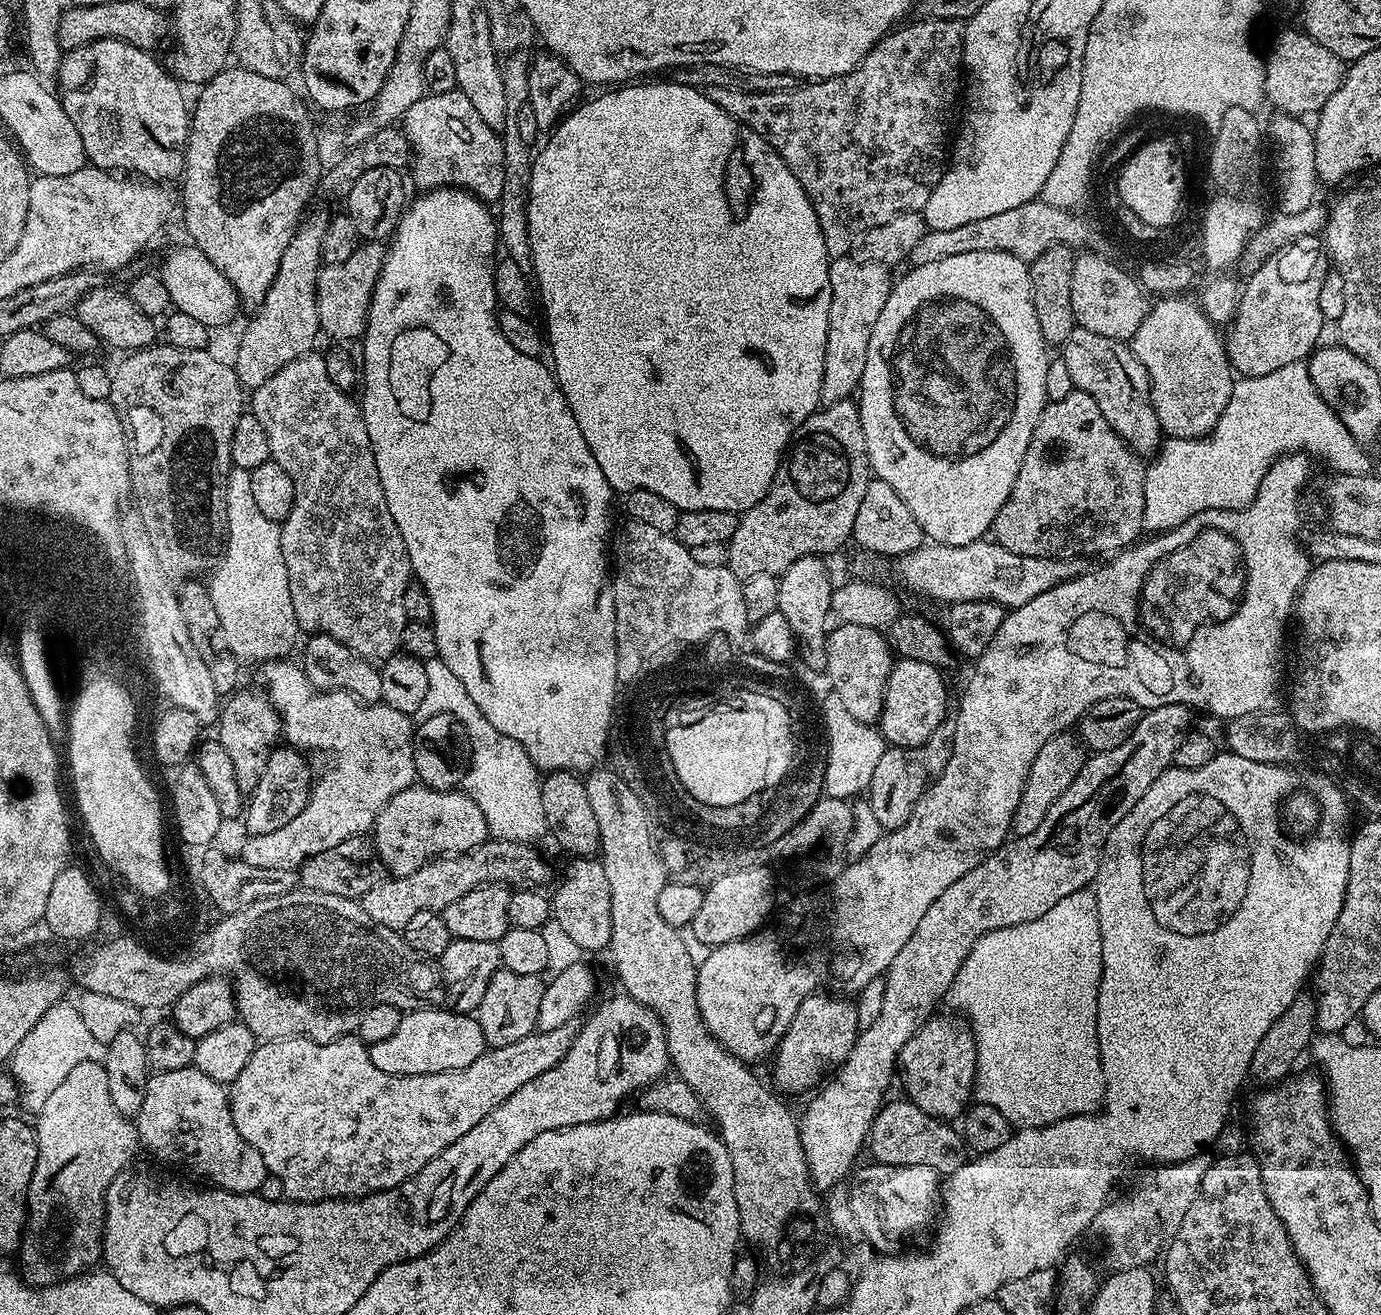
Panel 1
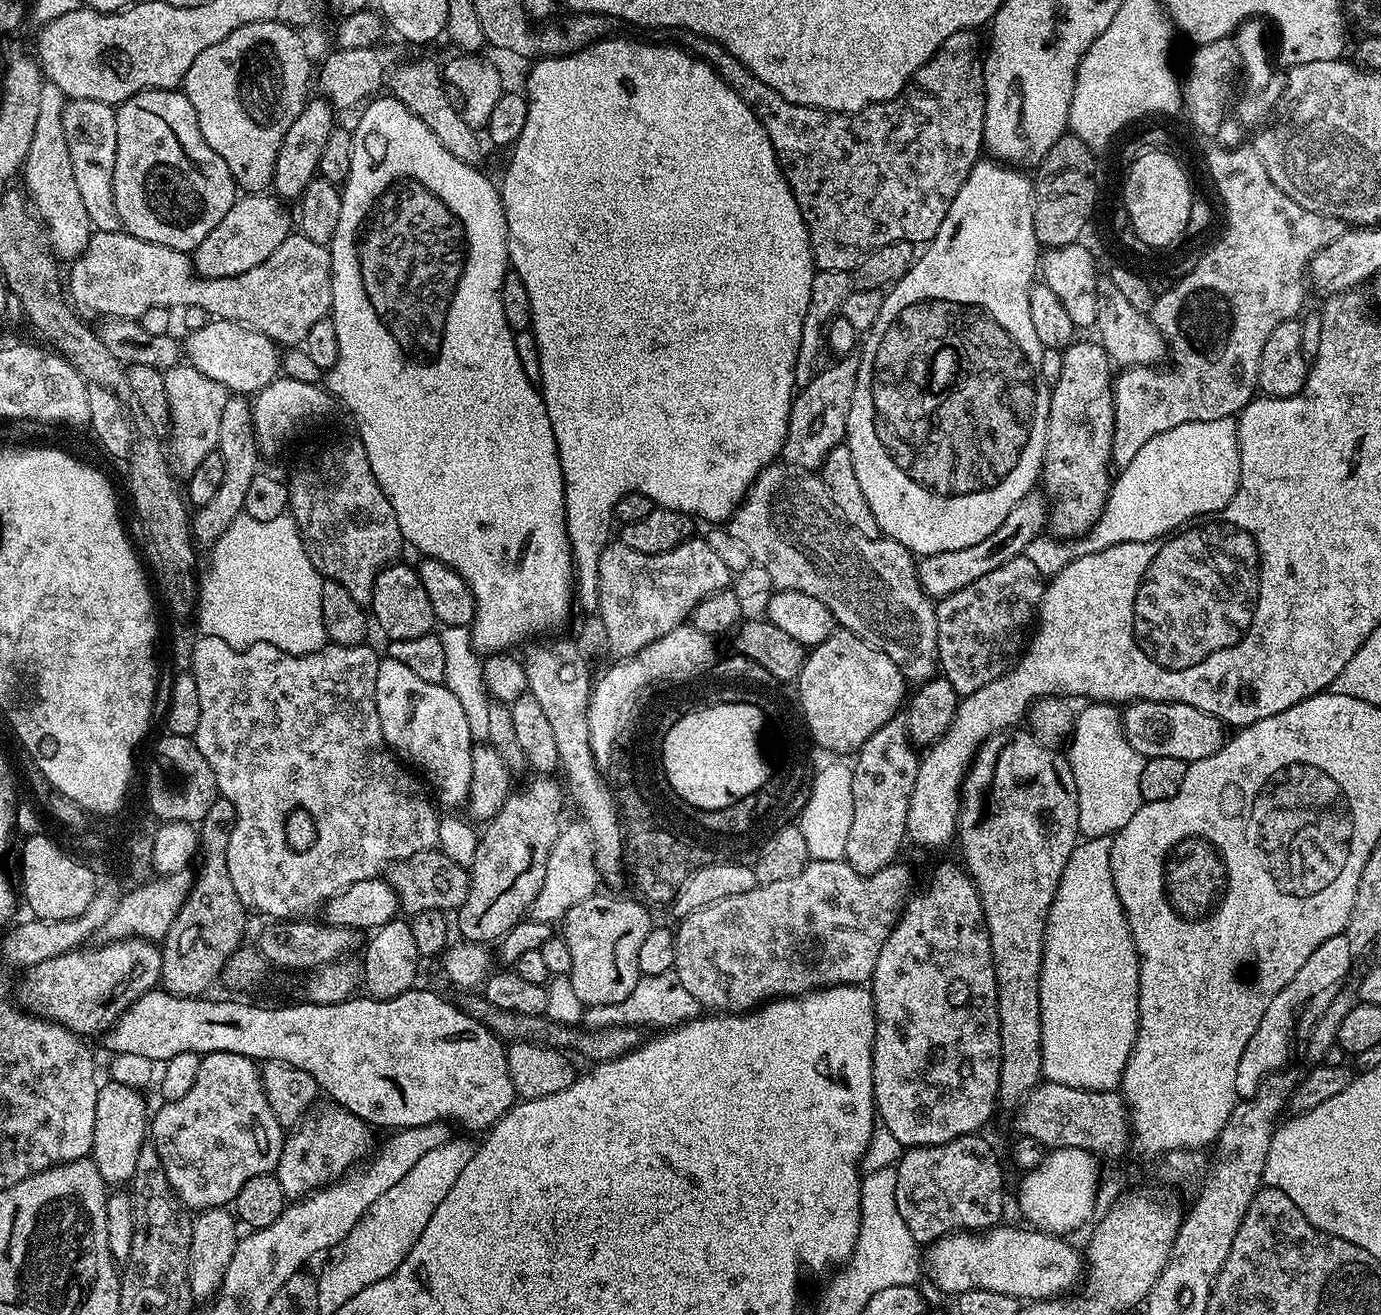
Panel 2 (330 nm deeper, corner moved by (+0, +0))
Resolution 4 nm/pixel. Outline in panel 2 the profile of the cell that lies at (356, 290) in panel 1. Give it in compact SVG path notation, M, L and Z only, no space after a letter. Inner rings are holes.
M123 230L93 231L86 250L71 261L70 267L72 273L66 276L66 292L71 303L77 309L85 308L93 312L99 318L139 320L142 314L146 314L146 310L154 310L154 306L173 310L202 306L213 318L245 324L256 332L266 334L277 345L300 346L306 334L310 334L310 326L314 326L314 322L329 315L332 310L332 253L325 245L310 242L310 238L299 234L287 236L282 246L278 246L278 250L274 250L274 254L270 254L262 266L254 266L254 270L246 270L246 274L230 278L205 280L203 276L197 276L189 253L162 246L158 242L134 238Z

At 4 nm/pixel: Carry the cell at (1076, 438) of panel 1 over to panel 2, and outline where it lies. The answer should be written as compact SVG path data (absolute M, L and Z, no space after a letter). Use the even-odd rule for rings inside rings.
M1080 339L1063 349L1062 374L1050 388L1042 491L1049 503L1047 527L1057 538L1079 538L1096 525L1114 479L1114 364L1101 343Z

